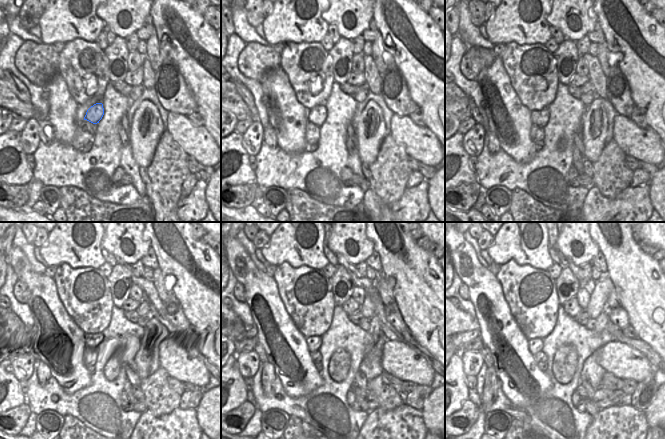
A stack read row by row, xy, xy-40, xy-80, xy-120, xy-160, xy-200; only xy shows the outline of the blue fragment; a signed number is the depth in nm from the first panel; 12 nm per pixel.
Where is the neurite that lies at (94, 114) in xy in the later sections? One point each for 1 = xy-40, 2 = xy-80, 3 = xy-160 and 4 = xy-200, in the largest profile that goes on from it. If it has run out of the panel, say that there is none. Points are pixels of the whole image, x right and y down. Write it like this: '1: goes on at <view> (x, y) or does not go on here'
1: goes on at xy-40 (317, 115)
2: goes on at xy-80 (540, 118)
3: goes on at xy-160 (314, 342)
4: goes on at xy-200 (535, 345)

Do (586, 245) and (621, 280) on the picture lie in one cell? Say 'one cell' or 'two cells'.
two cells

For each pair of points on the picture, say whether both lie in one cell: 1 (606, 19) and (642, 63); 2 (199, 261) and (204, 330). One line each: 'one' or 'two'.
1: one
2: one

